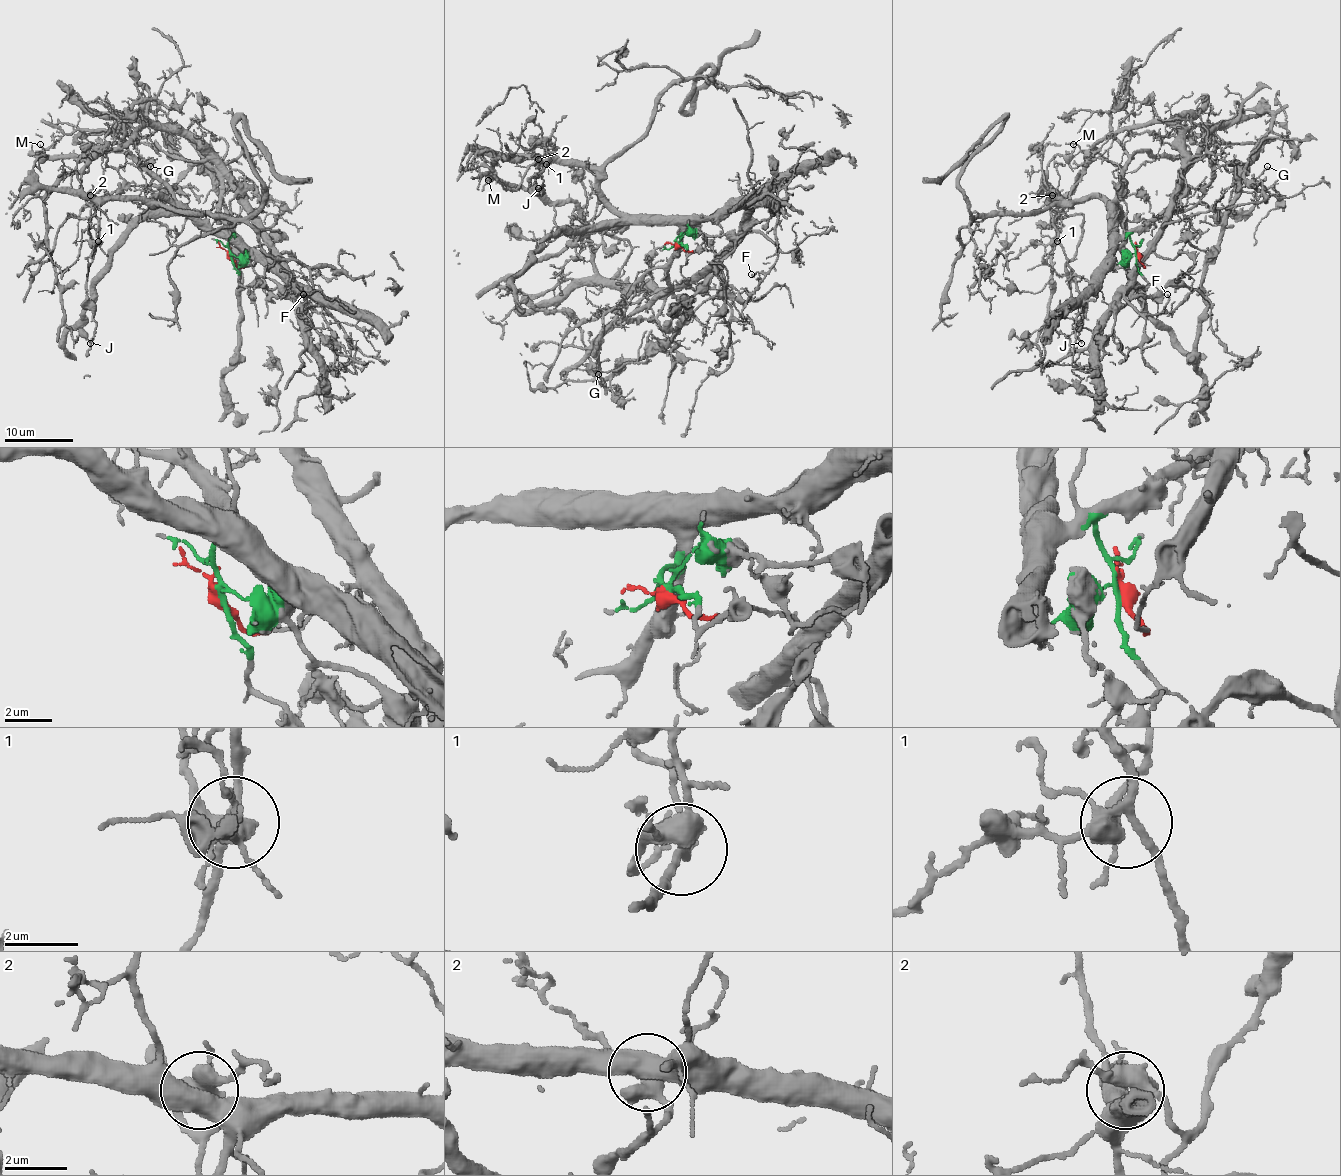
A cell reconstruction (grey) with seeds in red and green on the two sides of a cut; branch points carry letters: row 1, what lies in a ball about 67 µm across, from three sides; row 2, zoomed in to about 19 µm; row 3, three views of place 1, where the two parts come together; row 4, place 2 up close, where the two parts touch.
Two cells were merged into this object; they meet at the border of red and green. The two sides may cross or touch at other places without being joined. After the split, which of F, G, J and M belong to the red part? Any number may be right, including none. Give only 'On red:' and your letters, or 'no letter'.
On red: F

